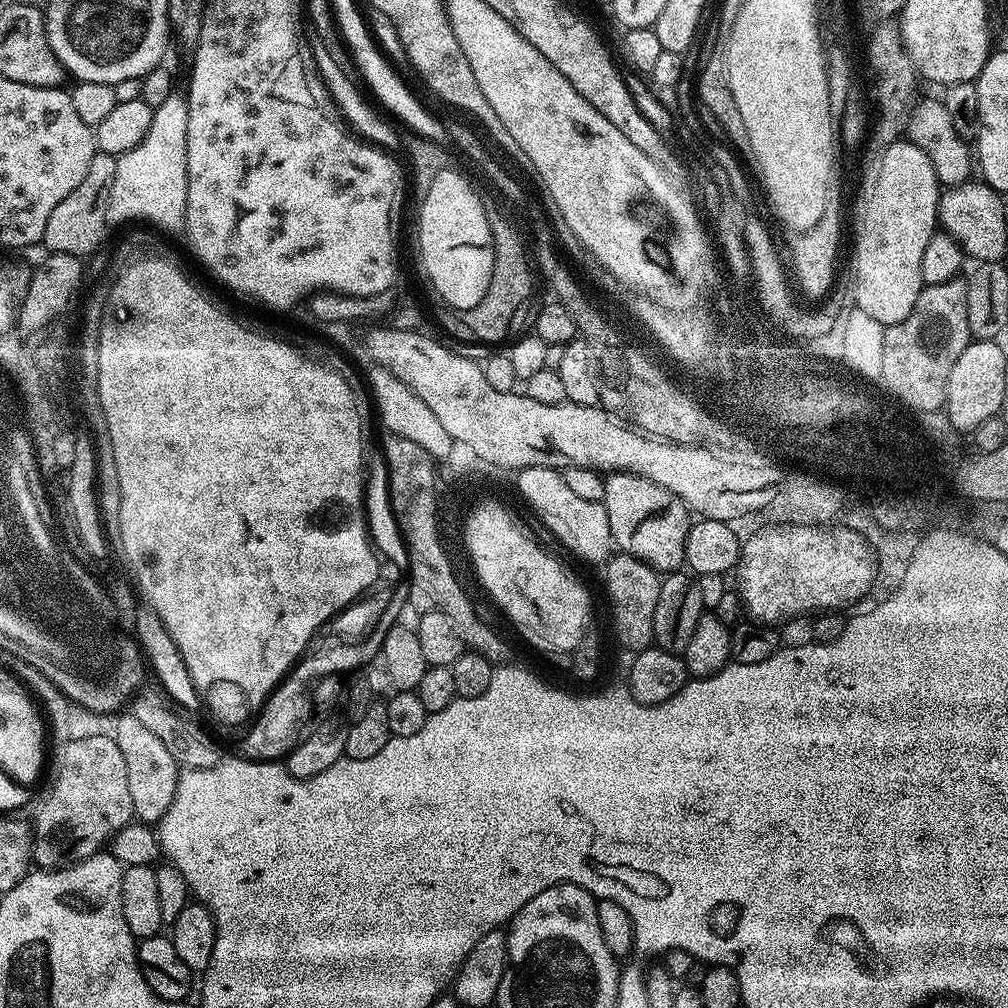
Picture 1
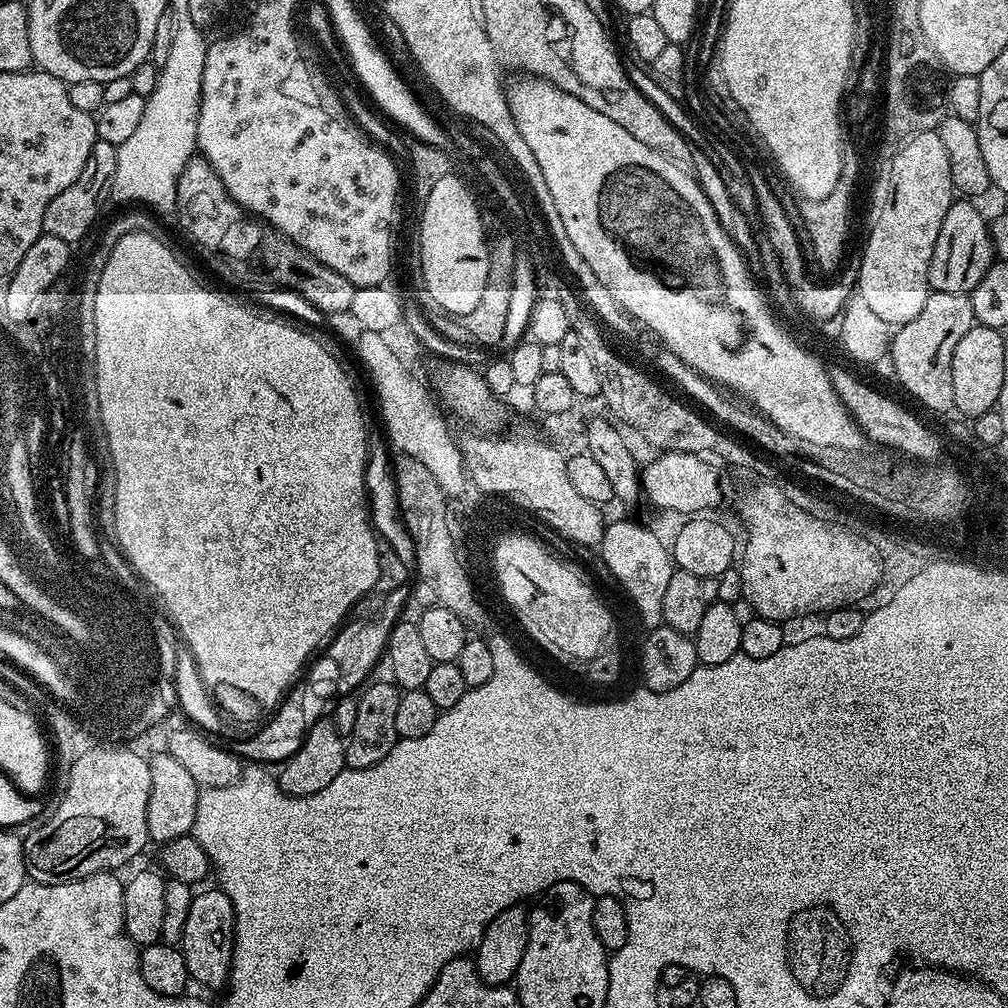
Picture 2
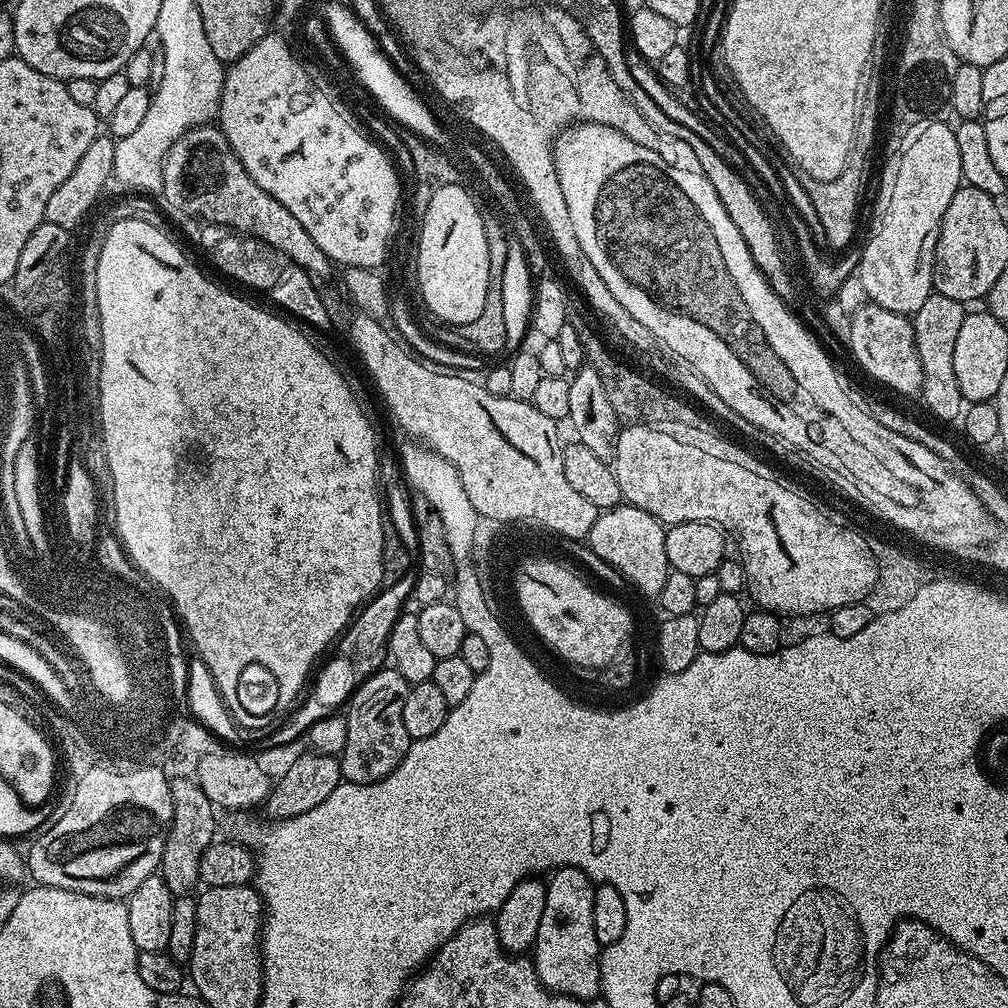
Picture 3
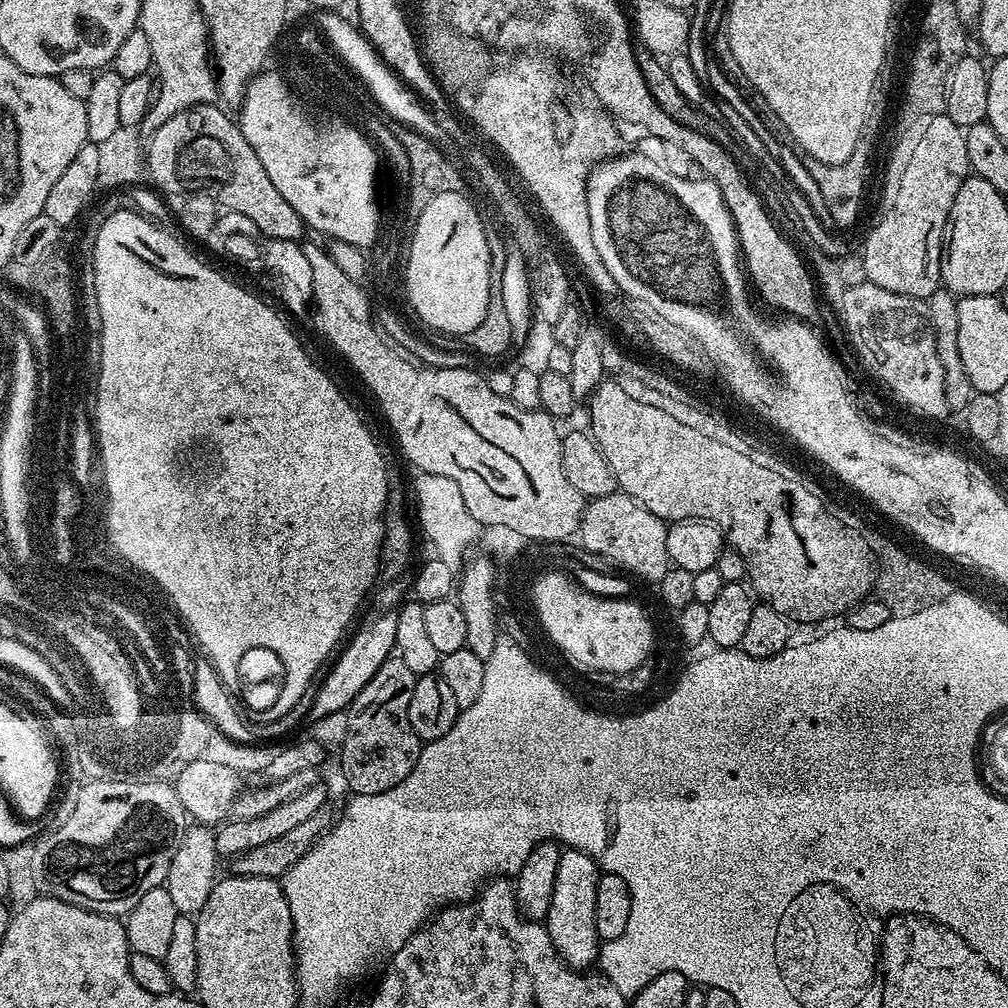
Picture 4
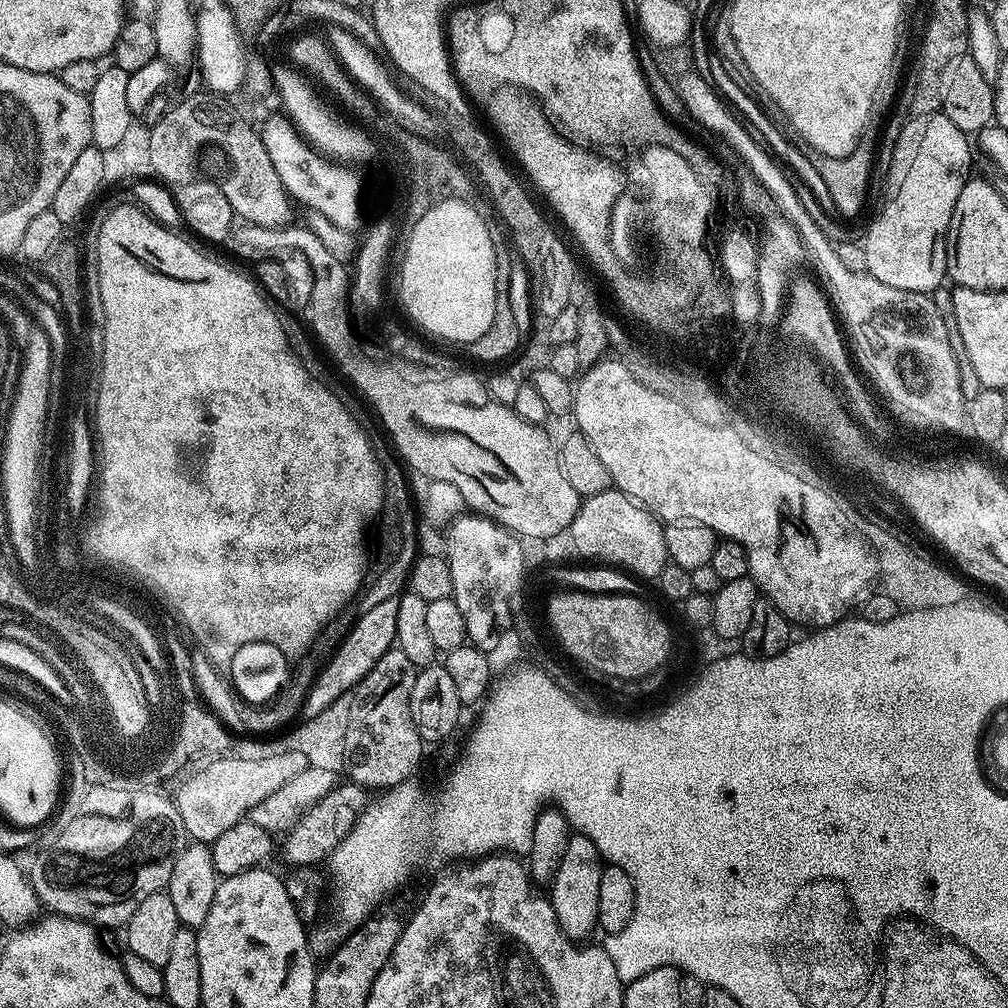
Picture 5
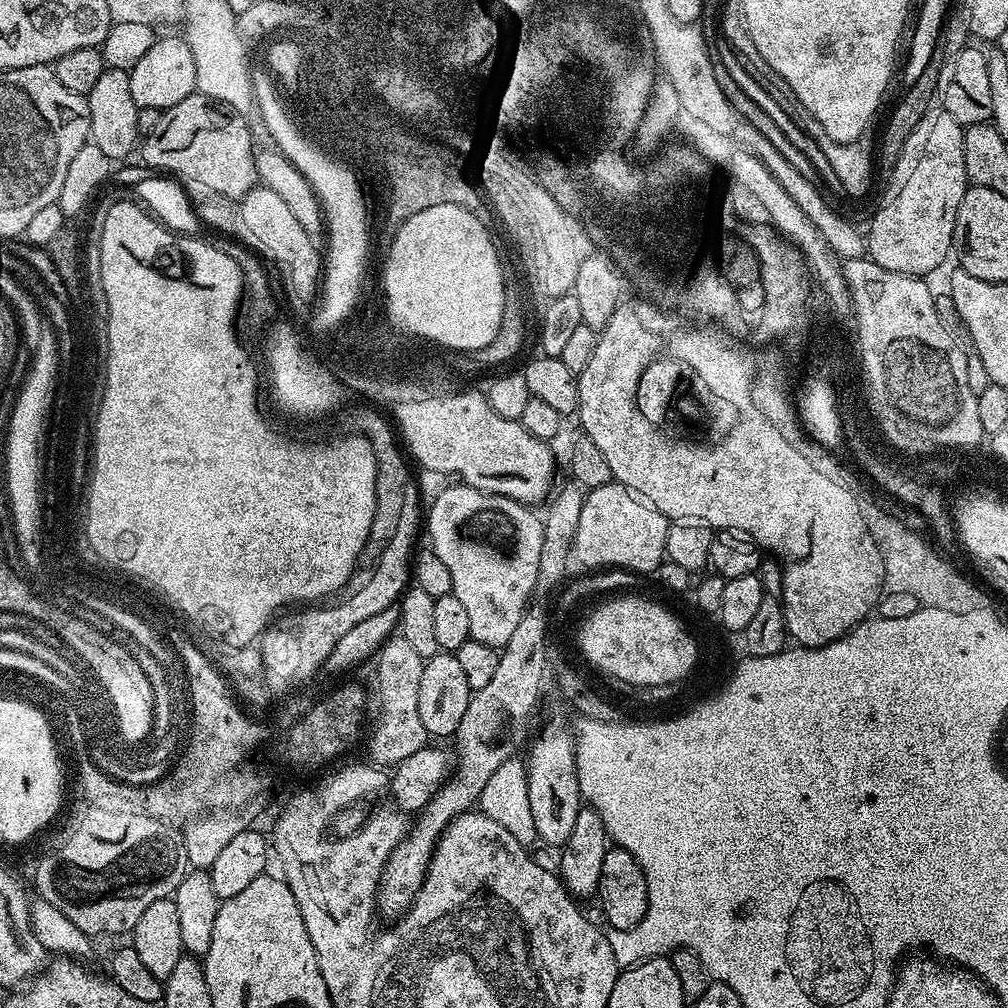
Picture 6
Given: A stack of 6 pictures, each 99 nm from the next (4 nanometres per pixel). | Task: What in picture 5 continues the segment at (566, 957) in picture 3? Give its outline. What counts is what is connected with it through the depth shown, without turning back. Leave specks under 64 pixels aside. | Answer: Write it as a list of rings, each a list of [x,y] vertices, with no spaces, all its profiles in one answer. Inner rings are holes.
[[[583,834],[569,835],[566,842],[566,854],[558,862],[558,870],[550,881],[550,899],[558,922],[570,938],[584,938],[591,928],[597,927],[598,918],[598,885],[602,879],[605,865],[598,846],[590,842]]]

